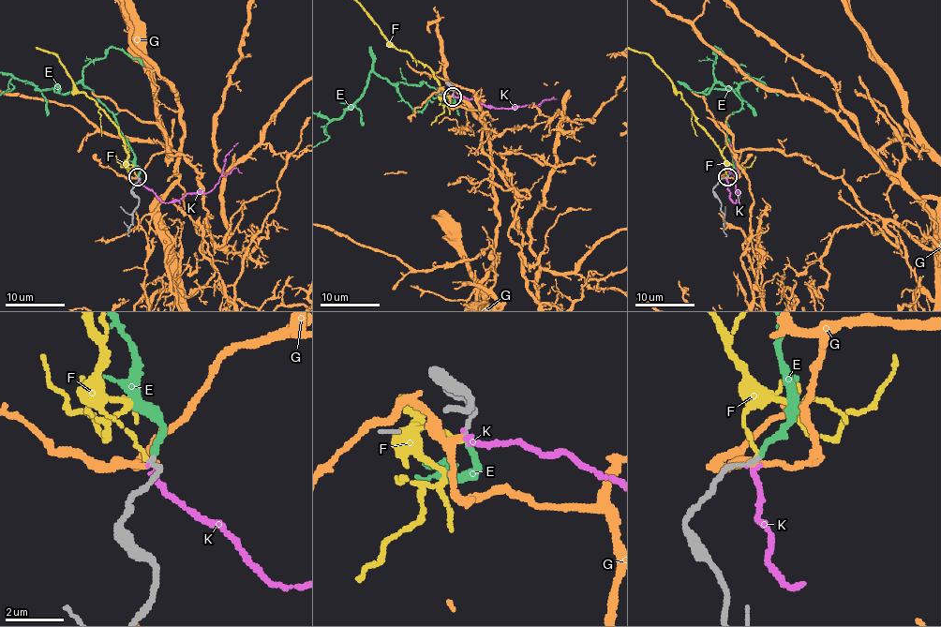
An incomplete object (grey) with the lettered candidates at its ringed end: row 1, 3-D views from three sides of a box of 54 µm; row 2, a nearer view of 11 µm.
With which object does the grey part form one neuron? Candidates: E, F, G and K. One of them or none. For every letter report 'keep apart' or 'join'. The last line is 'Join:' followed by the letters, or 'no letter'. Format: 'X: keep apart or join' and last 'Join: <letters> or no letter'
E: join
F: keep apart
G: keep apart
K: keep apart
Join: E

